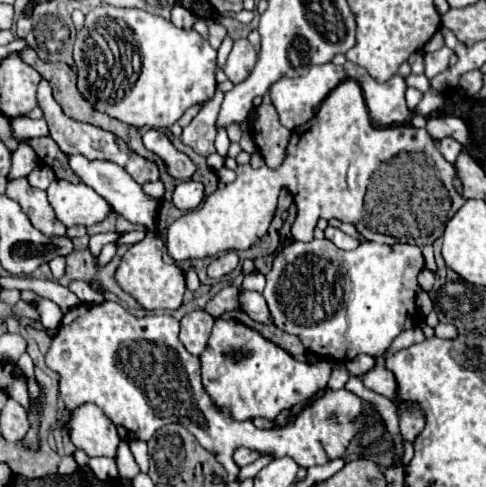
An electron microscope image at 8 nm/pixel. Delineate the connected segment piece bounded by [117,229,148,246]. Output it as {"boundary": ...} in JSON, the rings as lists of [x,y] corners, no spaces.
{"boundary":[[[147,229],[137,230],[137,232],[127,232],[127,234],[119,236],[117,246],[121,246],[121,244],[137,244],[137,242],[141,242],[141,240],[143,240],[147,232]]]}

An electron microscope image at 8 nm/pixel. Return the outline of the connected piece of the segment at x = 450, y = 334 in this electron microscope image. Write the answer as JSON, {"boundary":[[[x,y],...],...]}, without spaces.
{"boundary":[[[437,324],[437,326],[435,326],[435,336],[437,336],[437,338],[453,340],[455,336],[459,336],[459,330],[457,330],[453,324]]]}

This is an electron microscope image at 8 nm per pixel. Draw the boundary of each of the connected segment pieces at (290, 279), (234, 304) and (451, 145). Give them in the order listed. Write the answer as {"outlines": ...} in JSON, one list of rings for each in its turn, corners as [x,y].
{"outlines":[[[[313,240],[313,242],[293,242],[289,246],[285,246],[277,256],[275,256],[275,262],[273,262],[273,268],[265,274],[266,285],[265,292],[262,292],[263,297],[267,300],[267,306],[271,310],[271,318],[275,322],[277,328],[289,332],[289,334],[295,334],[299,336],[299,340],[305,344],[305,348],[309,352],[313,352],[317,358],[321,360],[337,360],[337,362],[347,362],[347,360],[353,360],[357,354],[369,354],[373,358],[379,358],[383,356],[393,340],[403,332],[403,330],[409,330],[417,324],[417,318],[419,318],[419,312],[417,312],[417,306],[415,306],[415,294],[419,290],[419,282],[417,282],[417,276],[419,272],[423,270],[423,256],[421,256],[421,250],[417,246],[411,246],[411,244],[393,244],[393,246],[385,246],[385,244],[377,244],[377,242],[361,242],[355,250],[351,252],[345,252],[345,250],[339,250],[335,248],[329,240]]],[[[227,286],[225,290],[221,290],[207,306],[205,310],[217,318],[219,314],[223,314],[225,310],[239,310],[239,302],[237,302],[237,296],[239,296],[239,290],[235,286]]],[[[445,136],[445,138],[441,138],[441,140],[437,142],[437,148],[439,148],[439,152],[453,164],[455,158],[457,158],[457,154],[459,154],[459,150],[461,150],[463,146],[461,146],[459,142],[455,142],[453,138]]]]}

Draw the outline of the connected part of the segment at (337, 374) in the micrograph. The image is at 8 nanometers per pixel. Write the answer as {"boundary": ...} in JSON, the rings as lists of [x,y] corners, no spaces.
{"boundary":[[[341,364],[341,366],[337,366],[335,370],[333,370],[333,374],[331,374],[331,380],[329,380],[329,388],[333,388],[333,390],[337,390],[337,388],[343,388],[343,384],[347,382],[347,378],[349,378],[349,372],[347,372],[347,368]]]}

